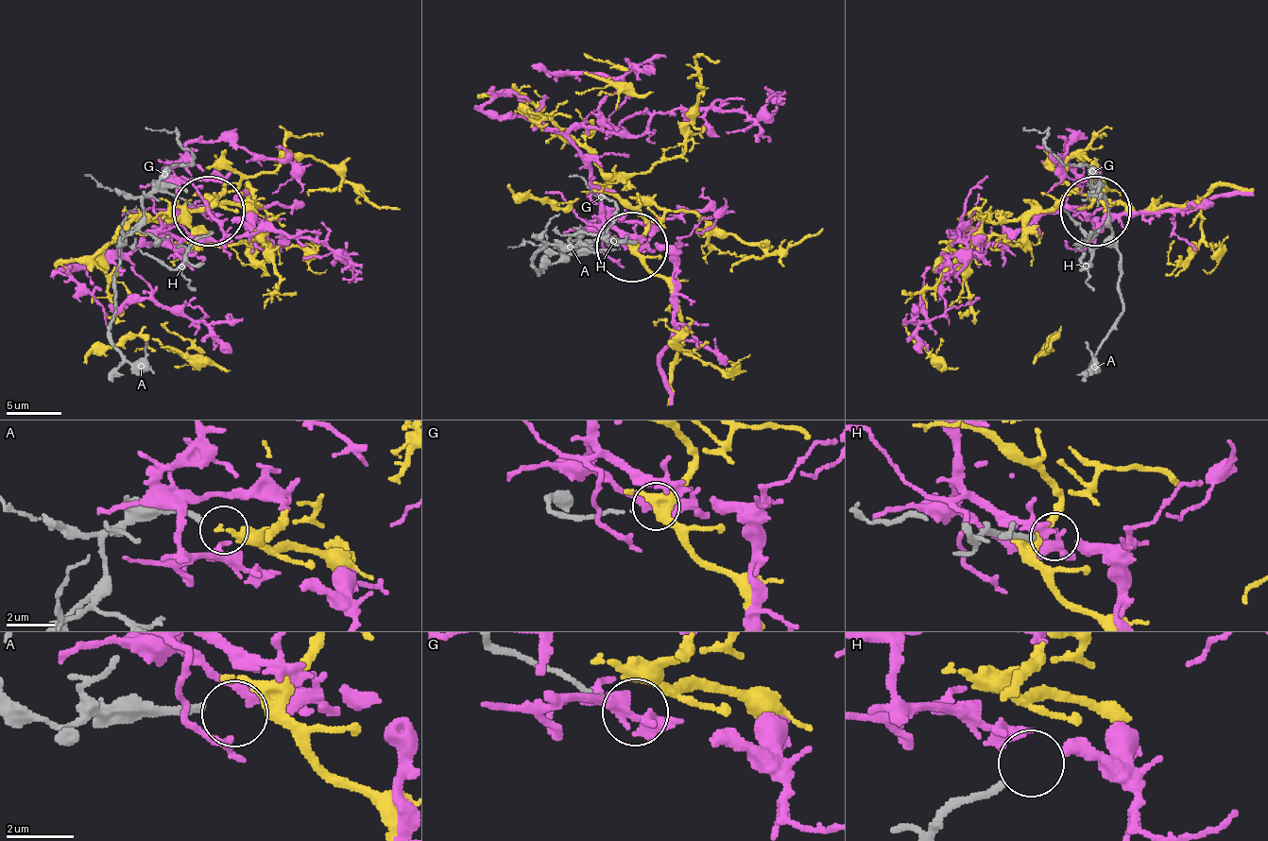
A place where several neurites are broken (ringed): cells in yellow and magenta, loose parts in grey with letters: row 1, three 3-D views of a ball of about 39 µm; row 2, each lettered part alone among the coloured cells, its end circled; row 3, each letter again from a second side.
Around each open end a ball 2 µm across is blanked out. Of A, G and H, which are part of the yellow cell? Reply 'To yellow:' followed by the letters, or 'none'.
To yellow: A

